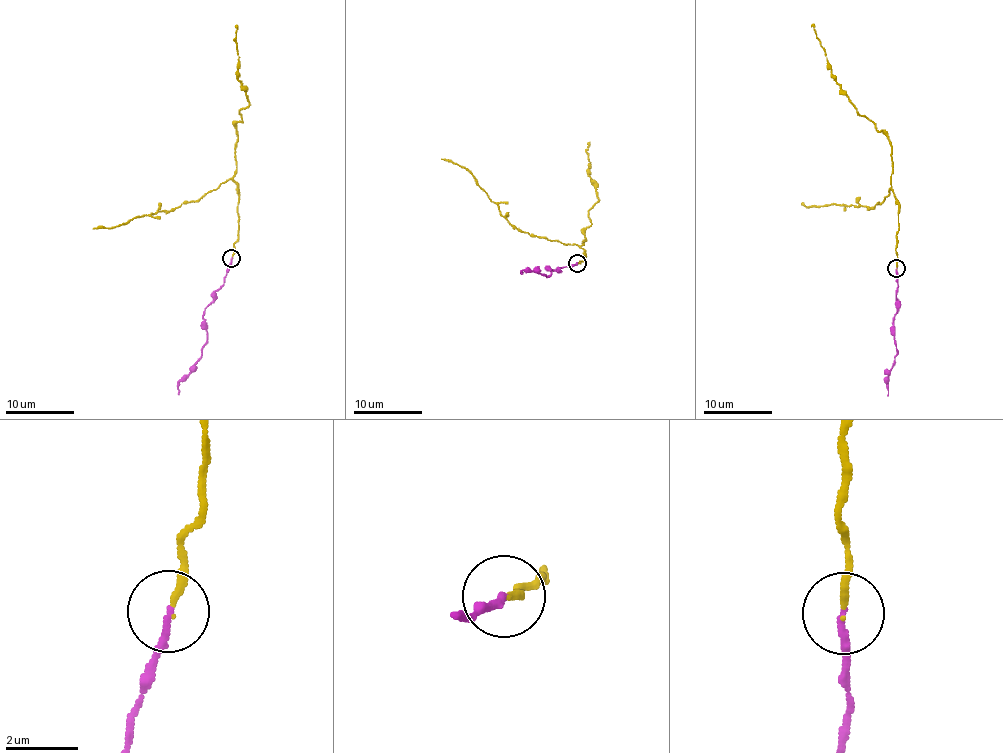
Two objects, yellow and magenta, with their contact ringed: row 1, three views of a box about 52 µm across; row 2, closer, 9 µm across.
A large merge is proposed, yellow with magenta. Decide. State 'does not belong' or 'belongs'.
belongs

